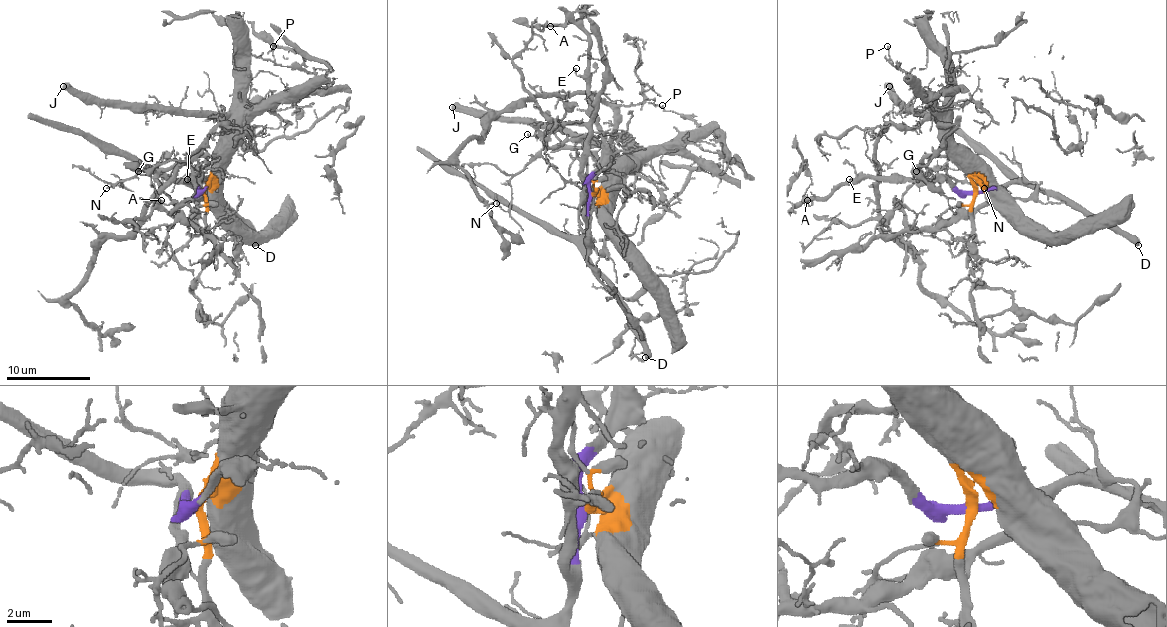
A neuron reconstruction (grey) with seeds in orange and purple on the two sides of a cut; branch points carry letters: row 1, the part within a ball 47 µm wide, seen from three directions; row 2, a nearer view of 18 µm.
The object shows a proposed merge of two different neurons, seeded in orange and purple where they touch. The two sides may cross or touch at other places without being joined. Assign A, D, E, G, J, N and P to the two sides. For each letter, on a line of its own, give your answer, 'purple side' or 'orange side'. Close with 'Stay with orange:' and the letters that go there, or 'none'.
A: purple side
D: purple side
E: purple side
G: orange side
J: orange side
N: orange side
P: orange side
Stay with orange: G, J, N, P

